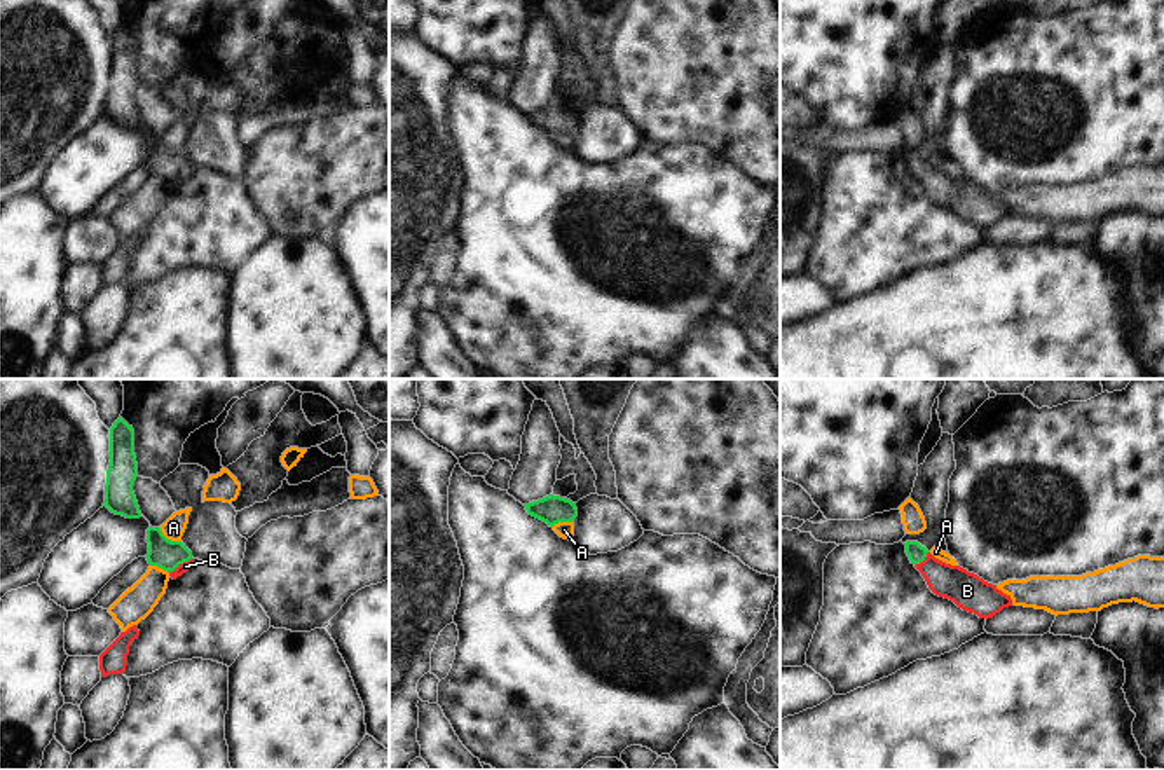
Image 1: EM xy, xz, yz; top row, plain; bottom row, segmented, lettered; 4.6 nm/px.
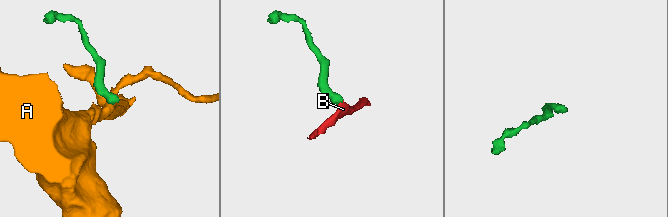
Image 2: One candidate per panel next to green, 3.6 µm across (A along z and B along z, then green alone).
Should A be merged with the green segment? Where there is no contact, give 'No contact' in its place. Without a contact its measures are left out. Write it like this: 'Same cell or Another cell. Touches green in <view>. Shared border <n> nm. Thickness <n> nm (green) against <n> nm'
Another cell. Touches green in xy. Shared border 120 nm. Thickness 140 nm (green) against 100 nm

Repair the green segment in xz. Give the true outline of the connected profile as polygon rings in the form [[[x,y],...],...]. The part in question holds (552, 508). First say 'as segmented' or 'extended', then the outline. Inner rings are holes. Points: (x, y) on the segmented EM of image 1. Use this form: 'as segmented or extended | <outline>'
as segmented | [[[553,494],[524,506],[529,515],[546,522],[550,527],[558,522],[574,522],[578,517],[576,503]]]

